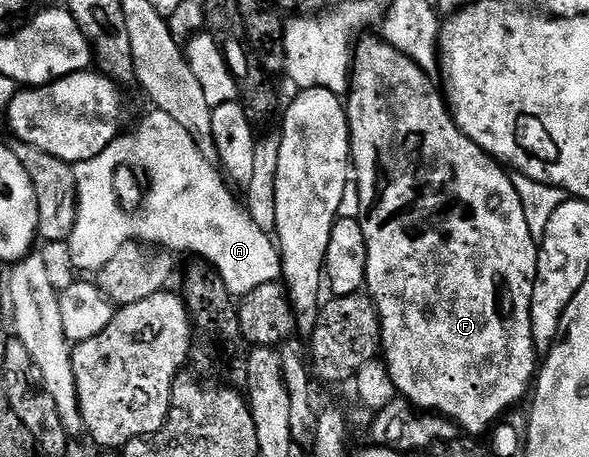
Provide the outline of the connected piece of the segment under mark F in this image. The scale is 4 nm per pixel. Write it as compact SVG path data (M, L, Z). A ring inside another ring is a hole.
M361 37L354 46L354 57L351 65L351 81L350 89L346 94L346 109L348 111L348 135L352 138L352 157L351 165L354 167L354 182L356 186L356 194L360 197L360 214L358 213L358 221L362 228L362 236L366 236L366 293L372 299L372 303L376 305L376 311L380 317L380 345L382 347L382 358L386 363L392 383L396 386L396 393L401 398L408 399L413 407L420 412L435 412L437 415L443 416L447 421L460 426L465 435L481 436L487 435L492 427L509 413L513 408L521 405L520 401L529 397L530 391L534 386L534 379L538 373L538 351L534 340L532 339L532 297L534 296L534 284L536 283L536 273L538 272L538 256L540 255L540 247L538 240L534 236L530 236L530 224L526 224L526 212L522 212L522 200L518 200L518 192L512 183L512 174L501 163L482 148L478 148L478 144L474 144L474 140L470 140L467 136L456 127L455 120L452 119L452 111L449 110L447 101L436 86L433 79L426 73L422 72L422 68L418 68L418 64L414 64L414 60L410 60L408 56L402 56L402 52L395 50L392 45L379 37L364 38Z

